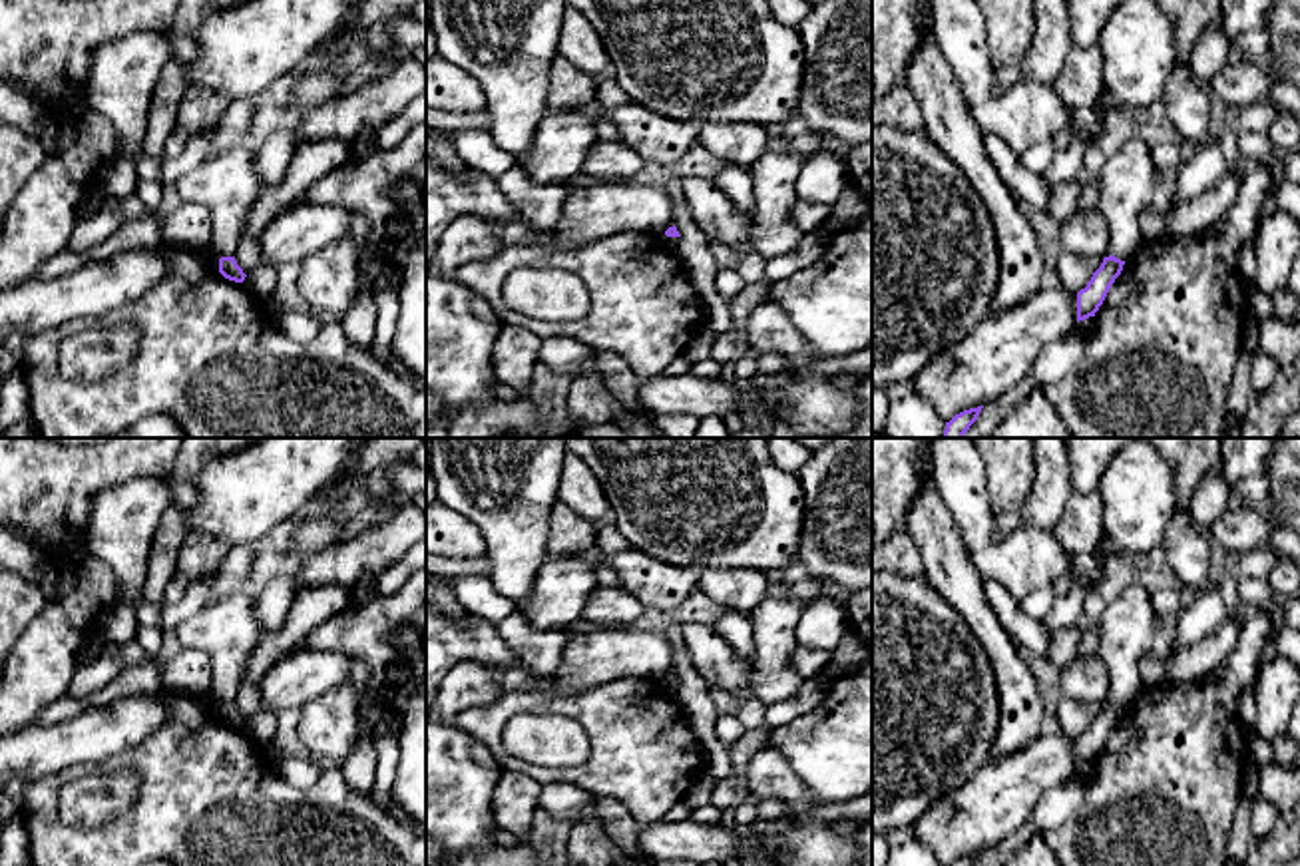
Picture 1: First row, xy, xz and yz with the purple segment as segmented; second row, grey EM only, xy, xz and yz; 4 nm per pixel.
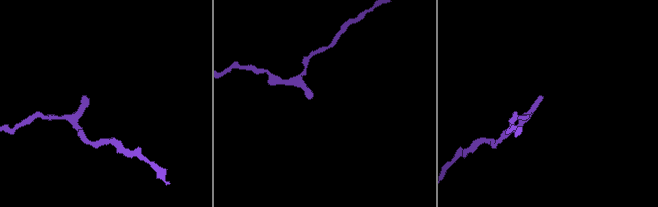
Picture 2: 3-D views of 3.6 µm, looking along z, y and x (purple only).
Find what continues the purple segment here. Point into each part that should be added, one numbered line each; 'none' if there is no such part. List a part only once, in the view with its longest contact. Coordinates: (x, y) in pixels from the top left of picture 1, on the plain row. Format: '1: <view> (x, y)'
1: yz (1125, 628)

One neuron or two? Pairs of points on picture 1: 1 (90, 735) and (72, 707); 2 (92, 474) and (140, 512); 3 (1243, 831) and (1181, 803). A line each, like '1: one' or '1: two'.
1: two
2: two
3: two

